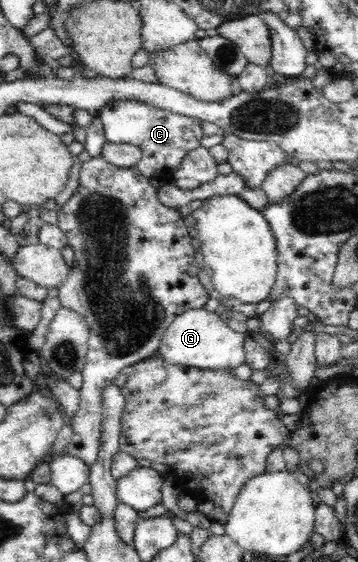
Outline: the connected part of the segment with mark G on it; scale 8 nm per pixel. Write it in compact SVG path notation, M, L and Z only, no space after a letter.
M204 308L187 310L177 316L167 328L157 354L173 365L185 365L201 370L225 370L245 363L244 341L247 336L227 326L220 314Z

